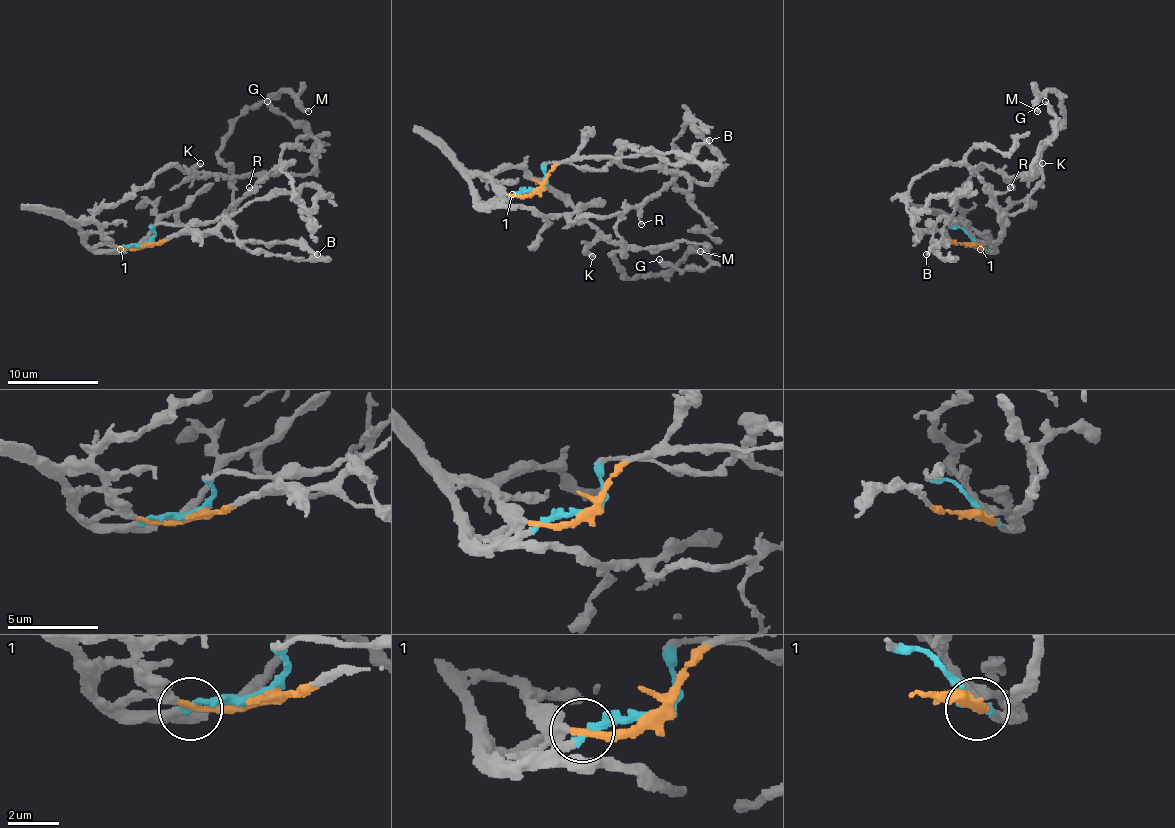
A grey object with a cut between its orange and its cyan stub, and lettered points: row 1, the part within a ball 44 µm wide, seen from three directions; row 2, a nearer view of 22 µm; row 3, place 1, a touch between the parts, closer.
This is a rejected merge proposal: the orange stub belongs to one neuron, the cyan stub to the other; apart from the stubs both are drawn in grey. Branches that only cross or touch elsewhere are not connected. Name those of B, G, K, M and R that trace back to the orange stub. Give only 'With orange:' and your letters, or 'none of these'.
With orange: B, G, K

